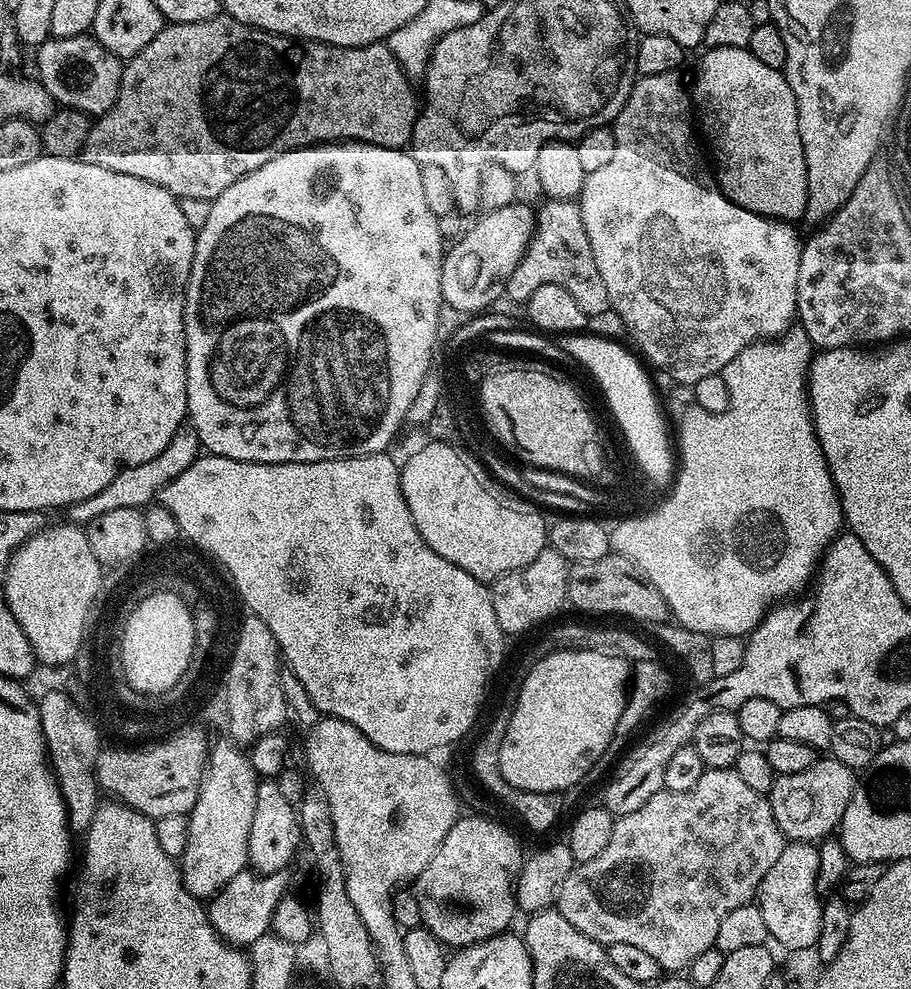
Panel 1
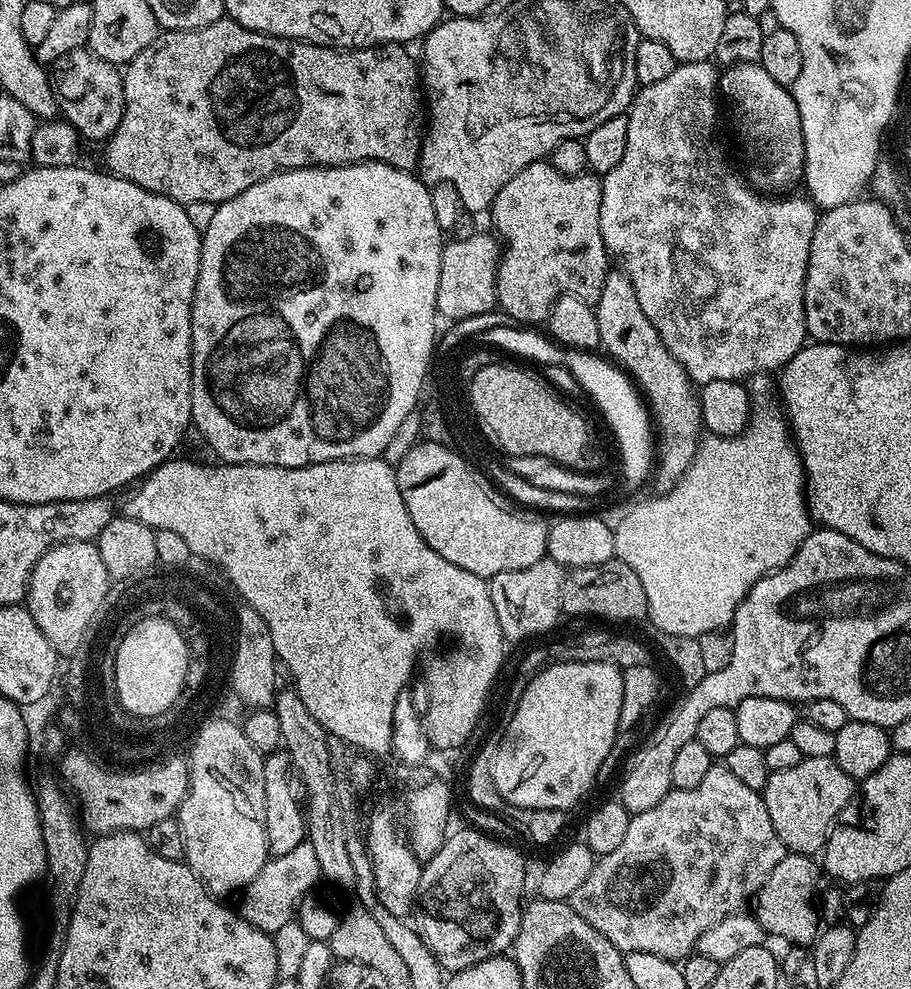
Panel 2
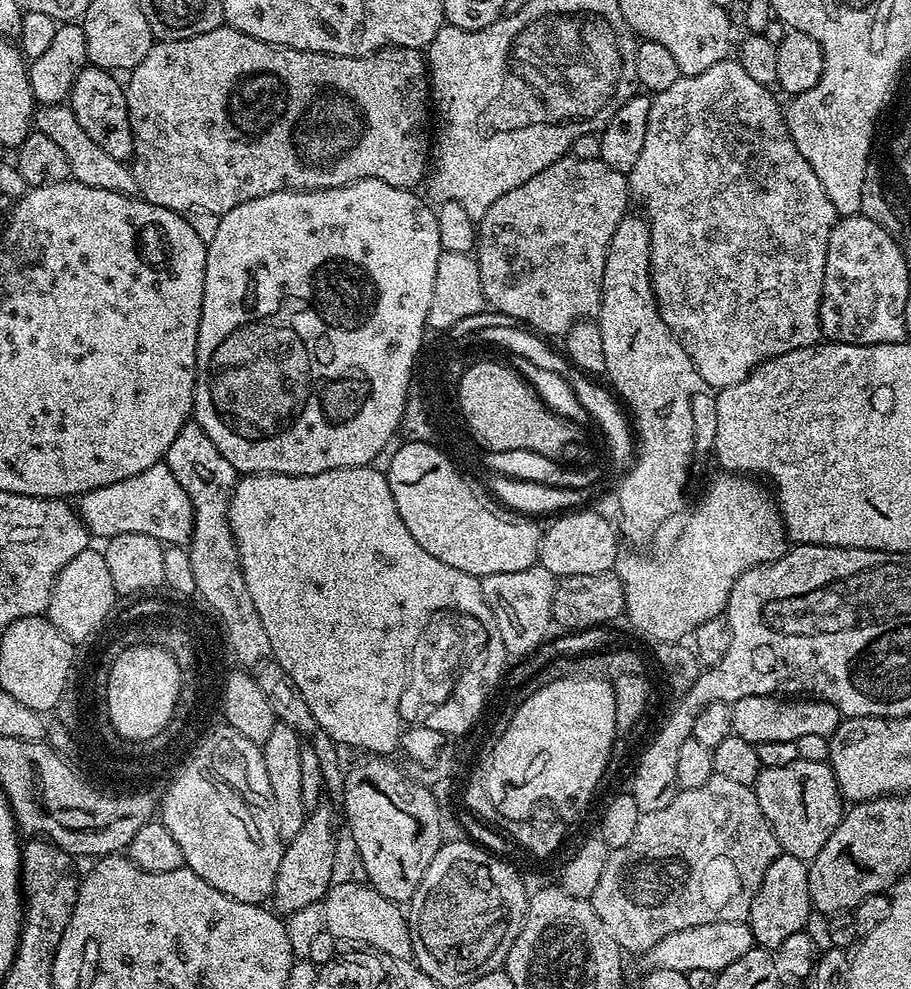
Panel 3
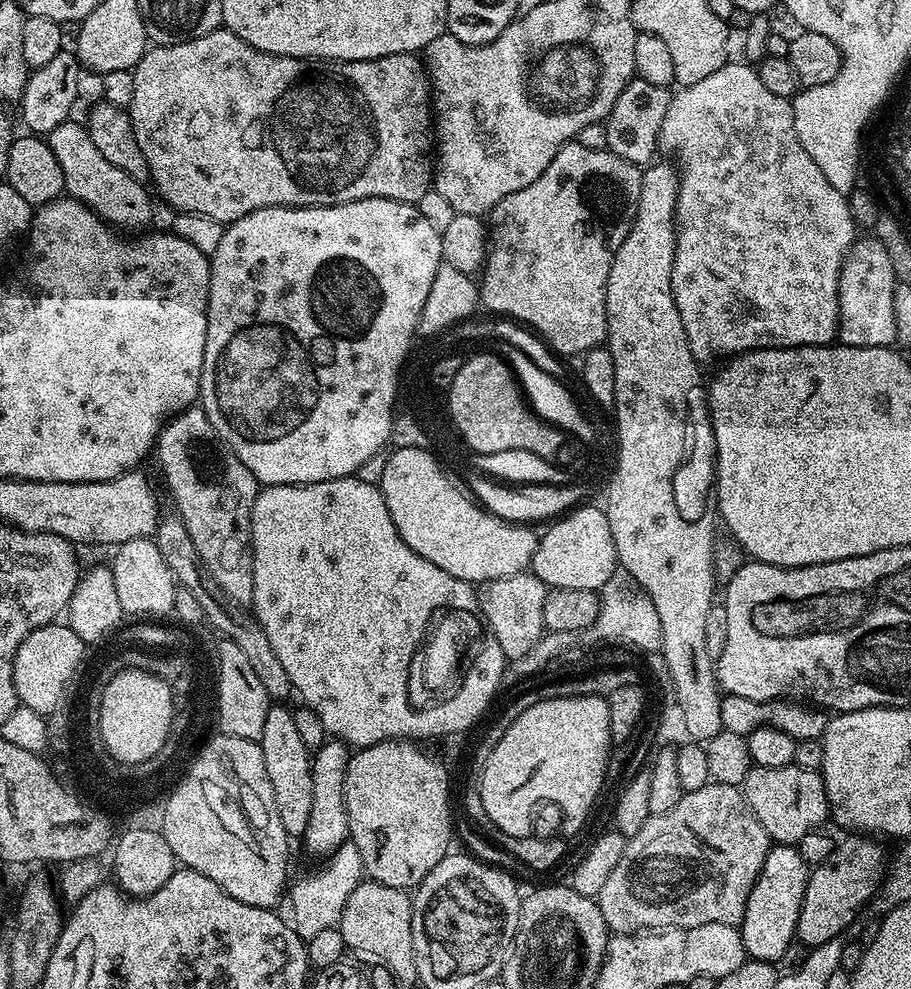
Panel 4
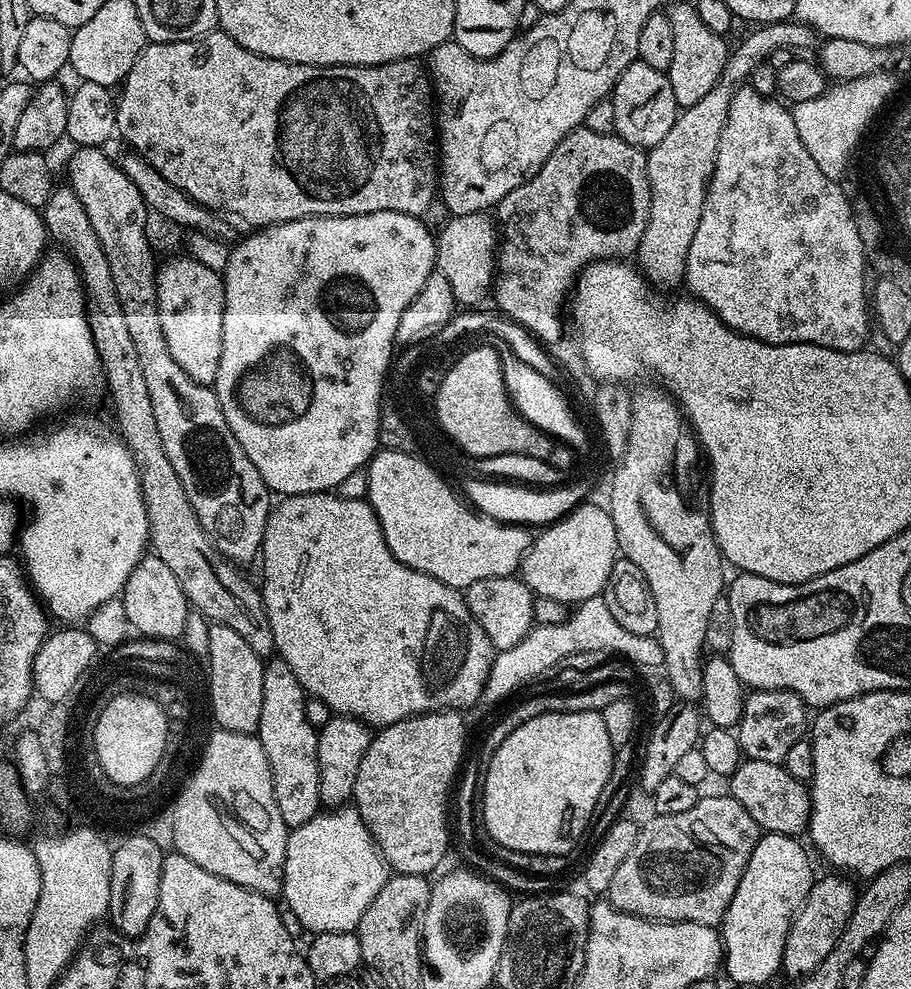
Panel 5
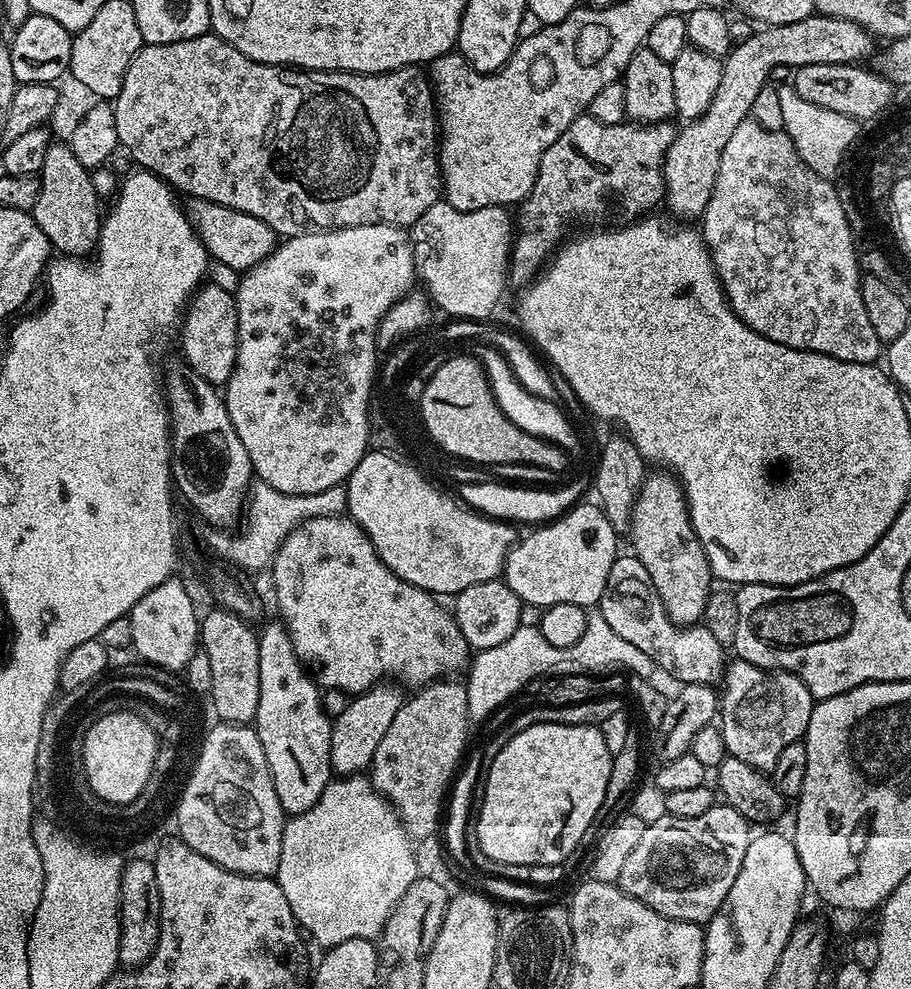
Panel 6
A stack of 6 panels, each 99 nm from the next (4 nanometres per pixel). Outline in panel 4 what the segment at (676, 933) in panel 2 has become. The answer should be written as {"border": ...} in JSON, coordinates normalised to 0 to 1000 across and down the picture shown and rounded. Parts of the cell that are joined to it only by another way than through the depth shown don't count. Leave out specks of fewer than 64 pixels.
{"border":[[[779,791],[771,799],[753,801],[740,819],[712,825],[709,835],[686,852],[683,868],[670,888],[665,888],[665,896],[661,896],[656,907],[661,928],[676,944],[776,934],[811,936],[817,931],[823,900],[841,872],[844,856],[841,839],[828,827],[811,796]]]}

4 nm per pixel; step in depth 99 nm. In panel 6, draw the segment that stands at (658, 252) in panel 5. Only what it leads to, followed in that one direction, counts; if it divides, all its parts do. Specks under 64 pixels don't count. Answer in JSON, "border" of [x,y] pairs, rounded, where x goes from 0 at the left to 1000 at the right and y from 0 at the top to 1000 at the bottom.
{"border":[[[894,14],[889,18],[880,18],[880,22],[863,22],[863,26],[839,26],[833,30],[827,31],[823,38],[819,38],[819,42],[807,46],[804,52],[798,57],[794,58],[795,66],[793,67],[793,79],[788,82],[788,91],[784,91],[784,99],[779,103],[779,107],[776,111],[764,118],[763,121],[754,122],[743,132],[740,144],[735,144],[735,152],[729,157],[729,202],[733,210],[739,214],[739,219],[745,220],[751,224],[760,224],[760,221],[772,219],[775,208],[779,204],[779,196],[784,196],[784,184],[788,184],[788,168],[793,168],[793,152],[797,152],[797,144],[801,144],[801,135],[806,135],[806,131],[812,126],[813,122],[822,120],[825,108],[828,107],[828,98],[832,95],[832,91],[841,84],[844,84],[843,76],[845,71],[851,69],[858,69],[862,71],[873,71],[880,67],[907,67],[908,65],[944,65],[947,62],[947,57],[956,58],[959,53],[959,37],[957,33],[953,32],[946,26],[942,26],[937,22],[933,22],[929,18],[915,18],[914,16],[902,16]]]}

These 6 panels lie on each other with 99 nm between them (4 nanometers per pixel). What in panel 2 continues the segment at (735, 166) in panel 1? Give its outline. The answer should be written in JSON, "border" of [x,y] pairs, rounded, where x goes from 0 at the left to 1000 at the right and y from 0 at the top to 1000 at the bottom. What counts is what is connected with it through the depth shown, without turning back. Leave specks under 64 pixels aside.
{"border":[[[831,63],[796,68],[788,77],[788,93],[799,100],[812,138],[830,157],[830,167],[819,174],[820,181],[839,196],[861,196],[873,191],[869,189],[879,185],[883,176],[883,141],[880,119],[868,92],[850,83]]]}

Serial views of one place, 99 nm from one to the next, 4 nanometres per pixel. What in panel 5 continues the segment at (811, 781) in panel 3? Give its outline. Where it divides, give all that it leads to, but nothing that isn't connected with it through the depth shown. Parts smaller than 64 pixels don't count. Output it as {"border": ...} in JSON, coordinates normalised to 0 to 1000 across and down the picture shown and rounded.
{"border":[[[813,767],[806,783],[798,786],[797,793],[798,800],[807,809],[814,811],[823,827],[828,827],[830,834],[839,841],[877,846],[886,838],[887,828],[891,822],[891,803],[888,794],[866,783],[859,772]]]}

